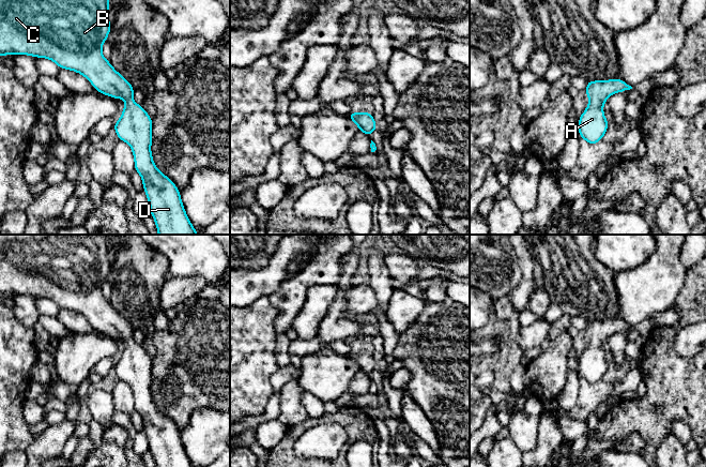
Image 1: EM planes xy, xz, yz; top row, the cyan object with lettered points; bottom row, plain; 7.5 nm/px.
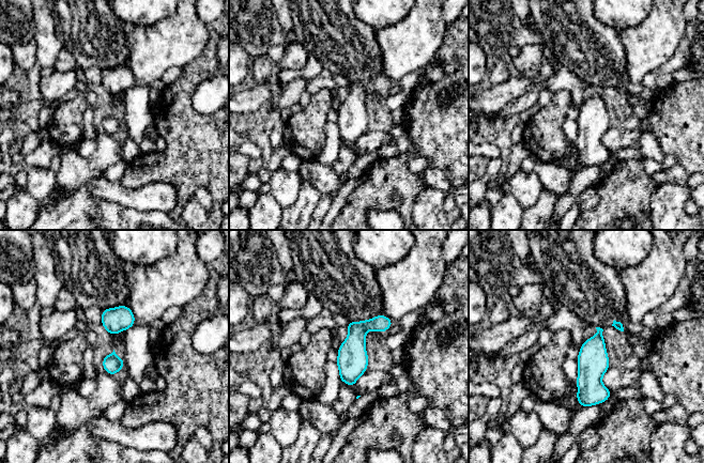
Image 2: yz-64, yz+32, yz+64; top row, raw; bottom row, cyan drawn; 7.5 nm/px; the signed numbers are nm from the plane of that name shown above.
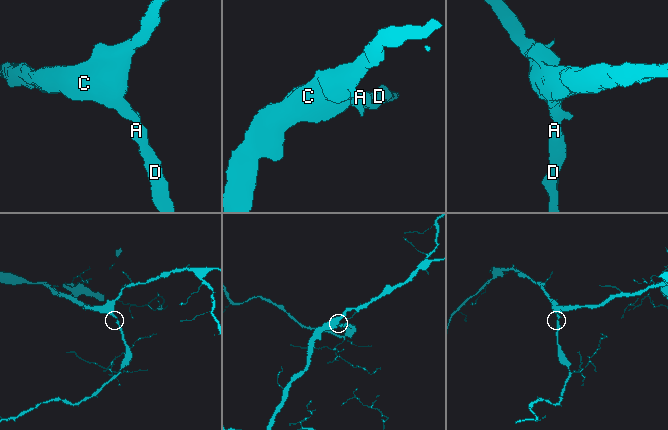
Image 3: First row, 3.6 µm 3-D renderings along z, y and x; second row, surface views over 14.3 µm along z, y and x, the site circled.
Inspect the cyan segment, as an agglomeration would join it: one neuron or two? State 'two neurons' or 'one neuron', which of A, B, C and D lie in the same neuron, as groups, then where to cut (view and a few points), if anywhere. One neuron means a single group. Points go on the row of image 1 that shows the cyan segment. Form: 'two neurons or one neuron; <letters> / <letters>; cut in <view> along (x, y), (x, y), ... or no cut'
one neuron; A B C D; no cut

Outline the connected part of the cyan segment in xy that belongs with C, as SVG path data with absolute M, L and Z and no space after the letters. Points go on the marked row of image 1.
M0 0L0 56L10 54L29 55L52 60L60 69L80 73L94 87L94 90L114 99L124 99L125 107L121 118L114 123L119 140L132 148L135 170L141 176L143 189L150 205L150 212L155 221L158 235L198 235L185 212L180 191L174 182L160 172L152 157L152 118L141 105L133 100L135 89L102 54L102 45L107 41L111 29L108 20L109 0Z

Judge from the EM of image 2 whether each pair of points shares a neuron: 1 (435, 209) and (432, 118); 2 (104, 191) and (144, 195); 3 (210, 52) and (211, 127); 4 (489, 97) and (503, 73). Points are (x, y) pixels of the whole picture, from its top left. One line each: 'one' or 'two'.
1: two
2: one
3: one
4: two

